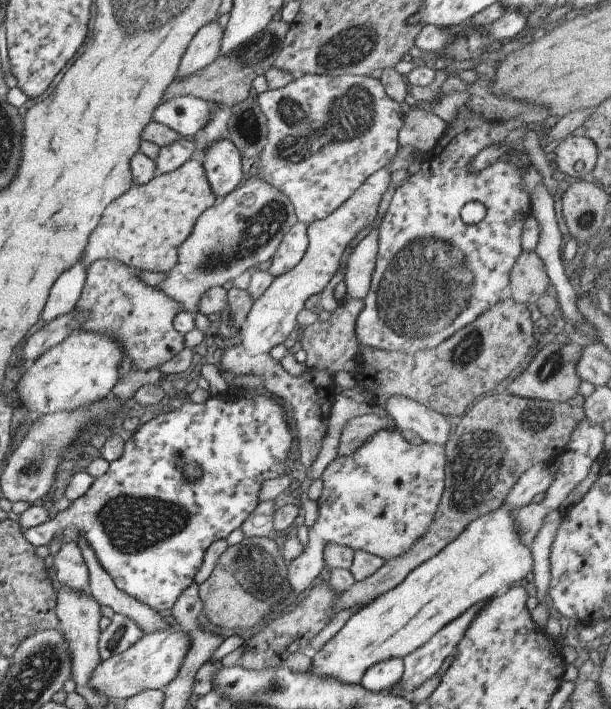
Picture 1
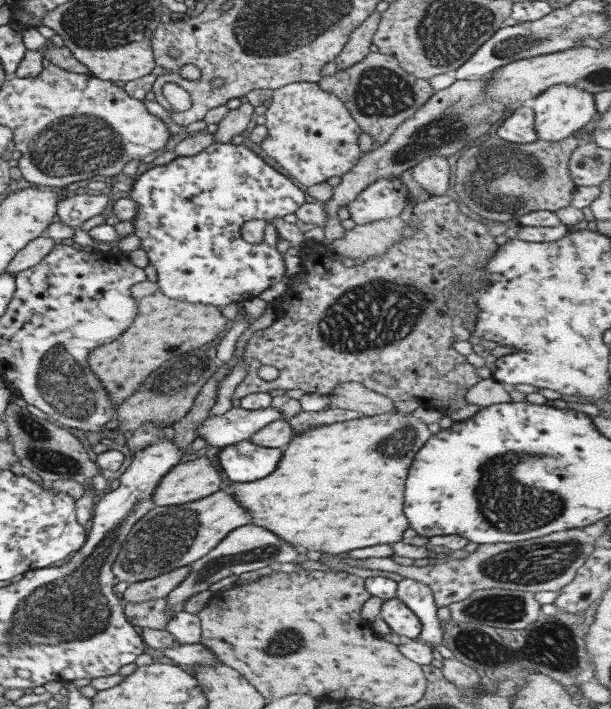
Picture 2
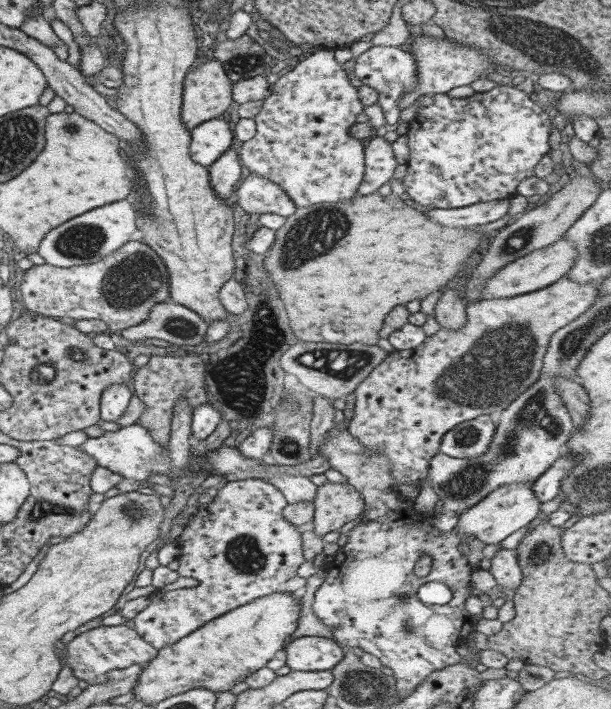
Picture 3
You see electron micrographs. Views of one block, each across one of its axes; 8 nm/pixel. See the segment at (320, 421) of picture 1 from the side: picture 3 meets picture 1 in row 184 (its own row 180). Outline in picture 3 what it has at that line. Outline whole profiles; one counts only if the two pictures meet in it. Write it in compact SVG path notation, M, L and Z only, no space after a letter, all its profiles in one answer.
M384 137L372 139L364 148L364 153L366 165L364 178L358 186L359 197L377 193L382 185L390 183L394 169L398 166L392 144L388 143Z

